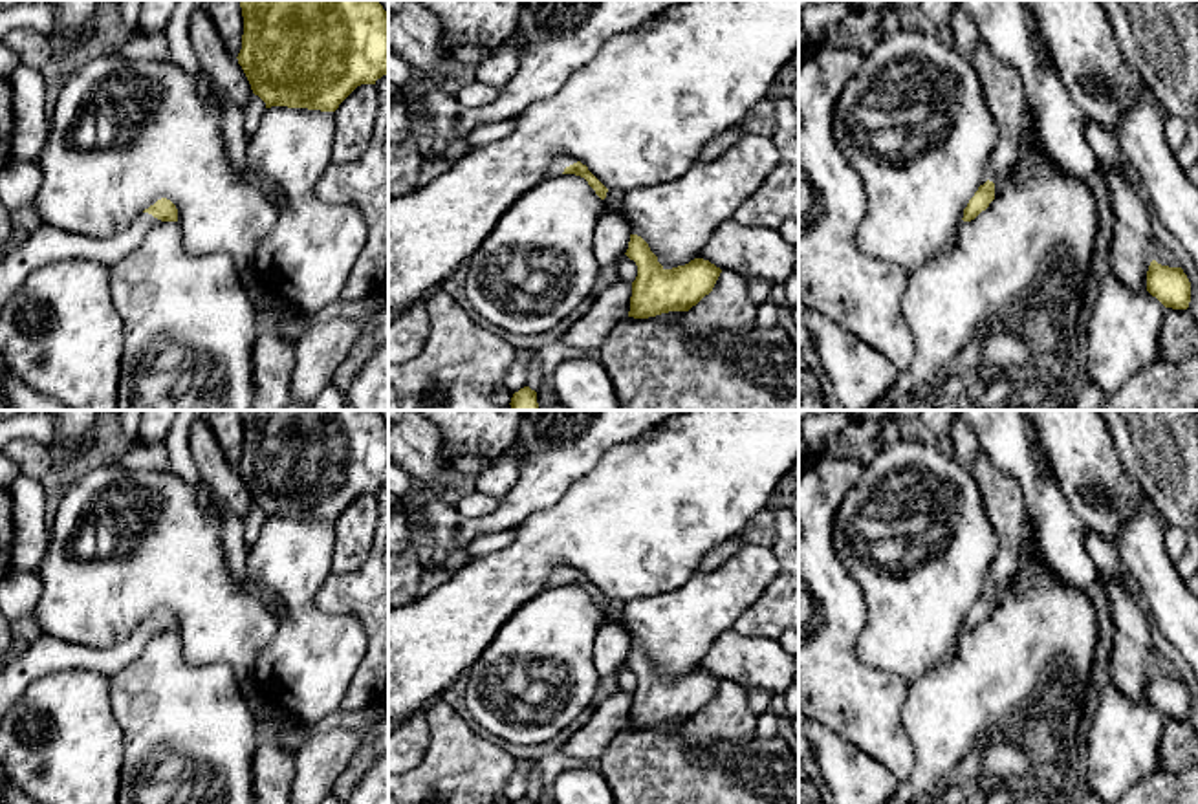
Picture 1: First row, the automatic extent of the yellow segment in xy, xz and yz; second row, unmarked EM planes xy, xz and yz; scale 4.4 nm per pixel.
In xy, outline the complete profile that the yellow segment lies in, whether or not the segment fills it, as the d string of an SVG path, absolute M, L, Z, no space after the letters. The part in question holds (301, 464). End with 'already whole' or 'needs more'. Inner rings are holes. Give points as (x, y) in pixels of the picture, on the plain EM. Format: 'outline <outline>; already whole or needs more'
outline M238 410L244 427L242 476L266 518L335 522L361 494L388 485L388 425L379 410Z; already whole

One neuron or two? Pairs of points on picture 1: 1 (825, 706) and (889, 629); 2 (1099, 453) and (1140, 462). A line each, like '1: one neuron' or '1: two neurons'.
1: two neurons
2: two neurons

